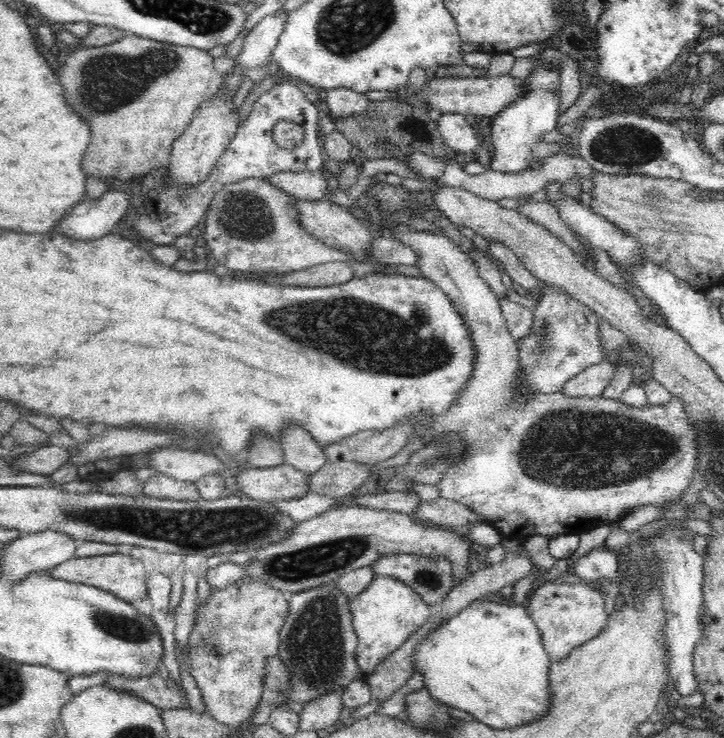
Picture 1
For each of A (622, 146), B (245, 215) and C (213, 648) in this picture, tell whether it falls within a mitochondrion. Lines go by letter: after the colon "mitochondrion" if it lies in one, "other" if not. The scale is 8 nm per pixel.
A: mitochondrion
B: mitochondrion
C: mitochondrion

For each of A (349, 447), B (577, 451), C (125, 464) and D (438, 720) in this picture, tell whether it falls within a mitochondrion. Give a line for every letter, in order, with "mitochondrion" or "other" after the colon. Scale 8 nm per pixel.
A: other
B: mitochondrion
C: other
D: mitochondrion

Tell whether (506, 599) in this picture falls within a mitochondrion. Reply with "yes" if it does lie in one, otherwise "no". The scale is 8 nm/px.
no

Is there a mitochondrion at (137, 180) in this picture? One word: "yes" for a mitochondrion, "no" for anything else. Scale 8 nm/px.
no

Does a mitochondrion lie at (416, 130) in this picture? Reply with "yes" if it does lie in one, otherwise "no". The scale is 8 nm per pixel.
yes

